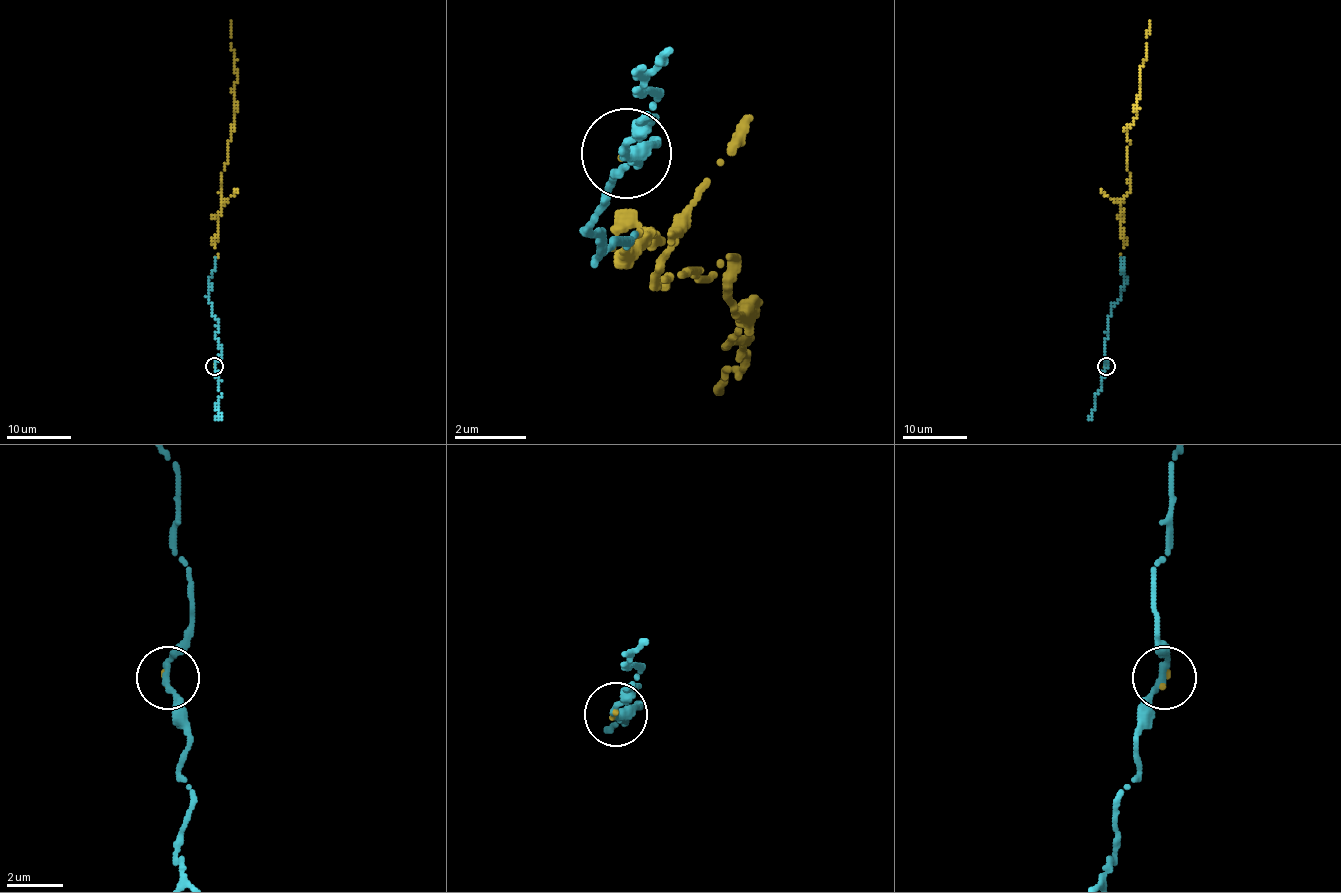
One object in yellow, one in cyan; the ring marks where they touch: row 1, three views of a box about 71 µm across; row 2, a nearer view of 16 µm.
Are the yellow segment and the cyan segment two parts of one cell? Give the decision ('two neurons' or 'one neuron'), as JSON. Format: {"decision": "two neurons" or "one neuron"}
{"decision": "one neuron"}

